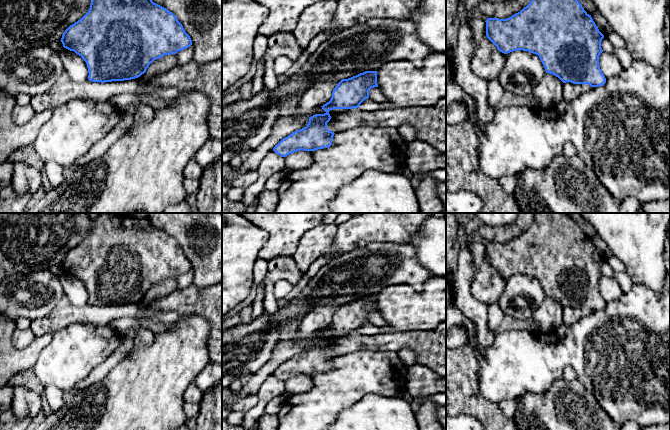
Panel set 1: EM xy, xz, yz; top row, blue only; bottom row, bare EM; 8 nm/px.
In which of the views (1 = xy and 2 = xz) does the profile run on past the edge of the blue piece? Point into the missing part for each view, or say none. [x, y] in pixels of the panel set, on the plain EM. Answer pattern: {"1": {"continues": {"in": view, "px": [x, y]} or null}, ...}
{"1": {"continues": null}, "2": {"continues": null}}

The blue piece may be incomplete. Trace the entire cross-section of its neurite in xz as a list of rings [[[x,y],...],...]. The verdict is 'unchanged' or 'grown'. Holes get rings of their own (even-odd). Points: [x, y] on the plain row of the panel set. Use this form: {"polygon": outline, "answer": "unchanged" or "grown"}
{"polygon": [[[365,295],[348,303],[342,303],[332,316],[329,326],[324,328],[324,338],[309,341],[306,351],[283,362],[273,375],[282,381],[303,374],[315,375],[330,371],[334,356],[327,353],[330,345],[330,334],[359,332],[369,322],[369,314],[378,311],[377,295]]], "answer": "unchanged"}

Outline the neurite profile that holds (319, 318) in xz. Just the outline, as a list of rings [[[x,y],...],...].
[[[320,306],[309,312],[302,321],[296,324],[296,330],[305,340],[307,335],[321,331],[330,325],[332,316],[339,306]]]

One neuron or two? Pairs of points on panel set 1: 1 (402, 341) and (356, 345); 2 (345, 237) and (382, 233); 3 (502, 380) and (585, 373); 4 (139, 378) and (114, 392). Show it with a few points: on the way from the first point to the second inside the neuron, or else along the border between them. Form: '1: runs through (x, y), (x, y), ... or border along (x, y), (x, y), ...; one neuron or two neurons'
1: runs through (391, 341), (367, 342); one neuron
2: runs through (354, 233), (373, 233); one neuron
3: runs through (523, 362), (564, 361); one neuron
4: runs through (133, 384), (125, 392), (120, 392); one neuron

